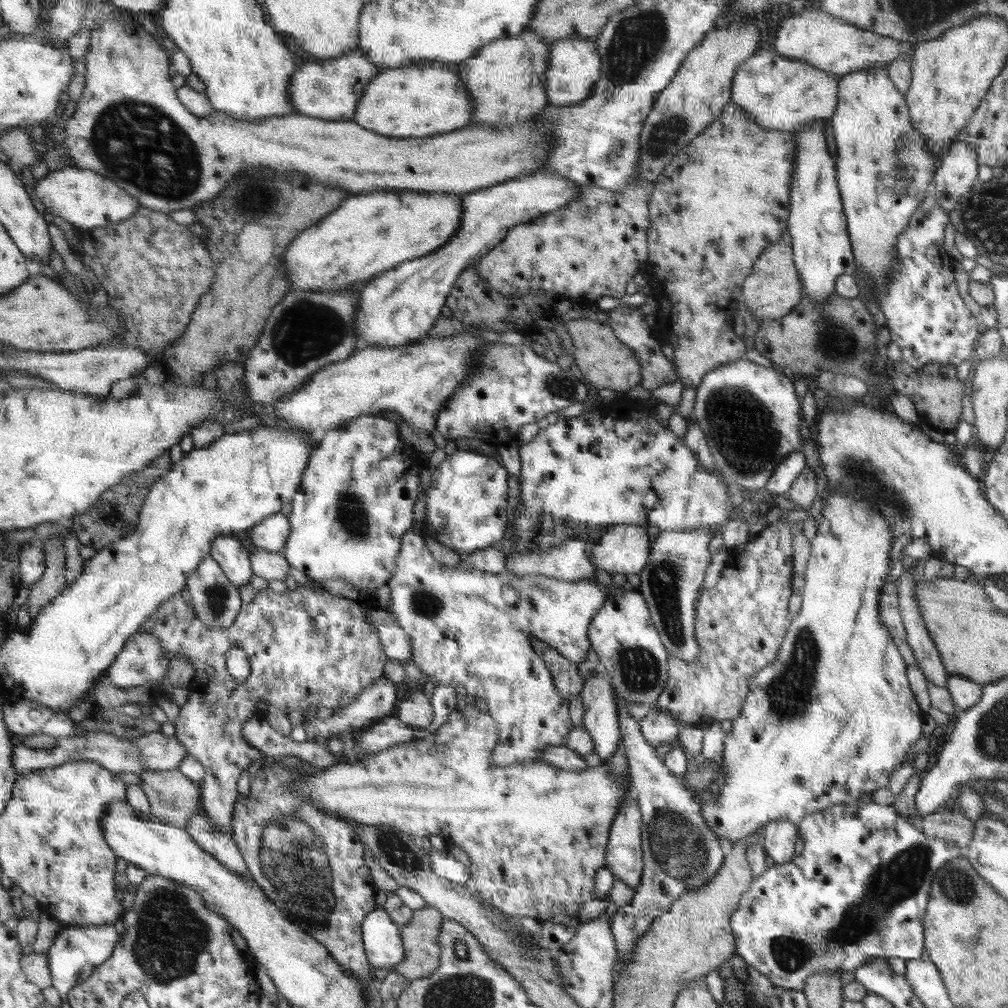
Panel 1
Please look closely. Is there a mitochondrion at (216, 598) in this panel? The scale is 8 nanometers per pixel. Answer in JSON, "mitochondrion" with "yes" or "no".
{"mitochondrion":"yes"}

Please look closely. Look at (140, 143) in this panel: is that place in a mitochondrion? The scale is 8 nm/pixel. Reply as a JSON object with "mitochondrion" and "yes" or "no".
{"mitochondrion":"yes"}

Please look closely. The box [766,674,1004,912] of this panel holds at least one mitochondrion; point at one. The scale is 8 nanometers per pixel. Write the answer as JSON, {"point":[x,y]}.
{"point":[957,886]}

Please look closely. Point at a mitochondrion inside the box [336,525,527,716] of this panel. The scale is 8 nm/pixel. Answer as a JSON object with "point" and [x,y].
{"point":[428,604]}

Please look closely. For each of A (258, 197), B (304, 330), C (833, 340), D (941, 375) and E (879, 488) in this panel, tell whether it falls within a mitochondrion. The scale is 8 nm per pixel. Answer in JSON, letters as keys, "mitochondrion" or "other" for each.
{"A":"mitochondrion","B":"mitochondrion","C":"mitochondrion","D":"mitochondrion","E":"mitochondrion"}

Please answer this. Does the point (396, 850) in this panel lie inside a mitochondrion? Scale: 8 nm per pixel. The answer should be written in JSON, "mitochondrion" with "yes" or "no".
{"mitochondrion":"yes"}

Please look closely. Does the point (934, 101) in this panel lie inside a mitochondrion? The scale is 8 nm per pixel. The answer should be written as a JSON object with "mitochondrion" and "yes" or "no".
{"mitochondrion":"no"}

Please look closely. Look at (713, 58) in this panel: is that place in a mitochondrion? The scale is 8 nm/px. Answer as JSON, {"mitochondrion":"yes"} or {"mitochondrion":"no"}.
{"mitochondrion":"no"}

